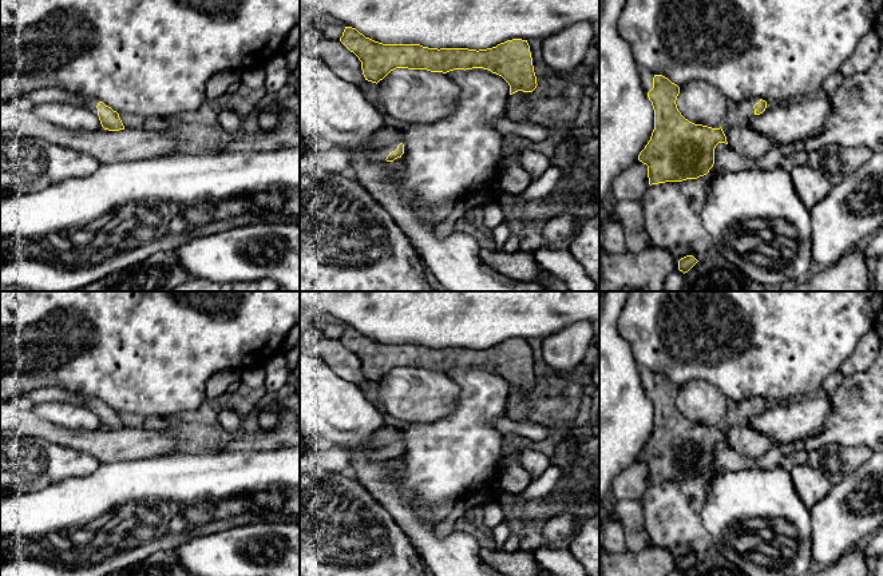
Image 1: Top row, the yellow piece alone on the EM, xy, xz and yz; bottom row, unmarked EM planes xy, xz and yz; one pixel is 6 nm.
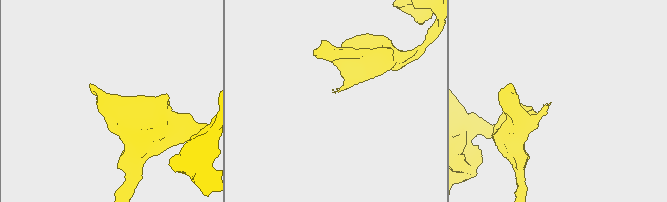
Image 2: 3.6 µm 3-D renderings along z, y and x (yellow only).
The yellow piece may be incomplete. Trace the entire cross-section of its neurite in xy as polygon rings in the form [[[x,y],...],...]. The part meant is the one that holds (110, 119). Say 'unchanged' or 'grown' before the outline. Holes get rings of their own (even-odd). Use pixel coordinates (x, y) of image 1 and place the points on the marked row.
grown; [[[45,87],[31,94],[17,98],[25,100],[28,104],[44,104],[44,103],[68,103],[78,107],[84,107],[99,116],[100,124],[104,130],[119,131],[124,130],[124,126],[119,118],[119,114],[103,102],[83,95],[68,92],[60,87]]]

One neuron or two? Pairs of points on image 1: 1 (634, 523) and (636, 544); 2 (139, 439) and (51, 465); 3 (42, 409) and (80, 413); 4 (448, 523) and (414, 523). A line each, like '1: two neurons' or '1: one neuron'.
1: one neuron
2: two neurons
3: one neuron
4: two neurons

